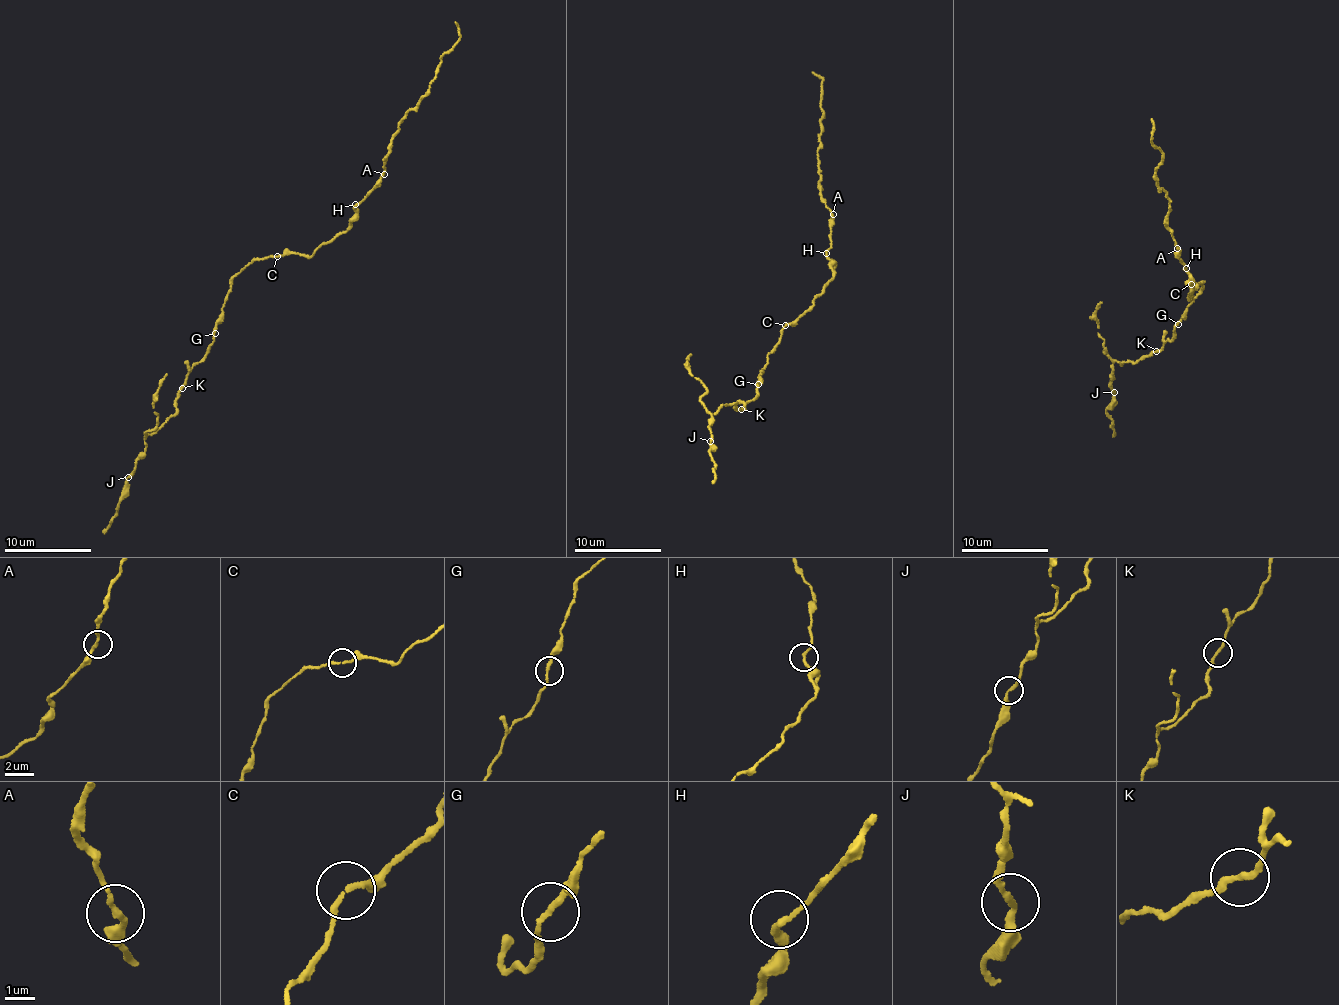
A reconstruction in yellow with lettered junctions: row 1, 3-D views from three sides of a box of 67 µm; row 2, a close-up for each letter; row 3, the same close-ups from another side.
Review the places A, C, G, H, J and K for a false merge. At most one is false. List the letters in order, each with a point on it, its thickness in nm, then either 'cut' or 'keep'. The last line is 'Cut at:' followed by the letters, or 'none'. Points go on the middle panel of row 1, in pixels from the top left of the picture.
A: place (833, 214); calibre 180 nm; keep
C: place (785, 325); calibre 170 nm; keep
G: place (758, 384); calibre 170 nm; keep
H: place (826, 253); calibre 180 nm; keep
J: place (710, 441); calibre 180 nm; keep
K: place (741, 409); calibre 180 nm; keep
Cut at: none

